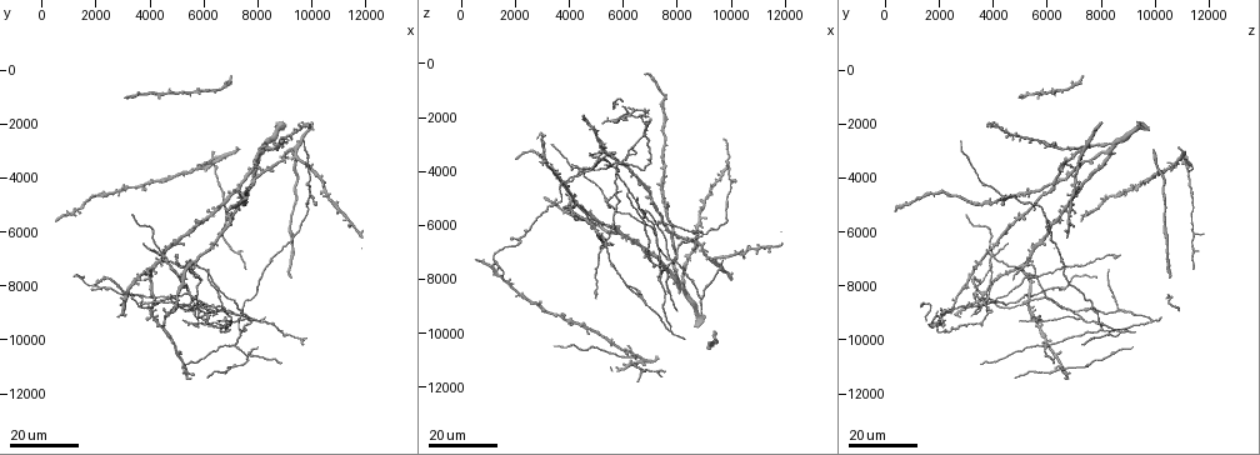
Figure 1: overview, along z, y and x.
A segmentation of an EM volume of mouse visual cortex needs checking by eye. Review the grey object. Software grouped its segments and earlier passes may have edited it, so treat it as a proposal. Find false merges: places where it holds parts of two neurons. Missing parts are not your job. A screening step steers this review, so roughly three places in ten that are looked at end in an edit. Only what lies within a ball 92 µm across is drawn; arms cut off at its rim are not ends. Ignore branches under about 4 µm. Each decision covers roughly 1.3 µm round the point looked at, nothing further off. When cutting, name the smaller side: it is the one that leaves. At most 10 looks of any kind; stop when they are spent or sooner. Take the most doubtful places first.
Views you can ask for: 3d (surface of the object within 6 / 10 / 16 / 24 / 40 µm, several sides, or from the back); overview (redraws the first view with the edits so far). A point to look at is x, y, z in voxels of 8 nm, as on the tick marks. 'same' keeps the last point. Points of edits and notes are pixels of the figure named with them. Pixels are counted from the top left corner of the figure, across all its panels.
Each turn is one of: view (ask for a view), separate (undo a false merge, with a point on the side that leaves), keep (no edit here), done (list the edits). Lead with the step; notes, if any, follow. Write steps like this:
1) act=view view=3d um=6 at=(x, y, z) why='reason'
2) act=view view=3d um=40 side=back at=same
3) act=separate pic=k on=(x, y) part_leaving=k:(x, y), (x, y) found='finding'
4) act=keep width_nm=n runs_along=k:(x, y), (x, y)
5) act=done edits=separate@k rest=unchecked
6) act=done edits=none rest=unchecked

act=view view=3d um=16 at=(5500, 7300, 5000) why='four arms meet'

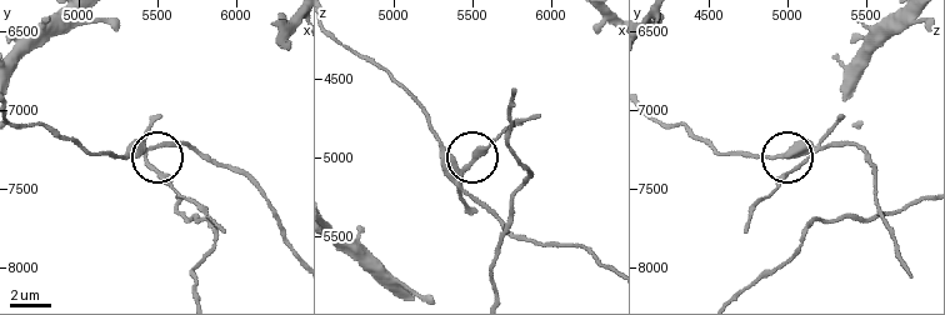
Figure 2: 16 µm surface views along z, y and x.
act=view view=3d um=6 at=(5440, 7320, 5100)

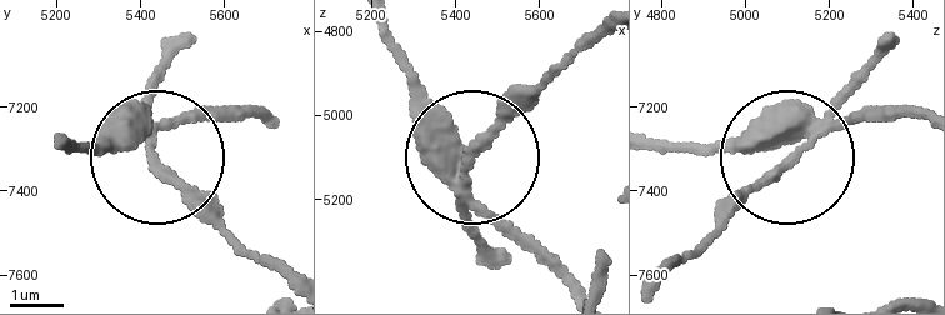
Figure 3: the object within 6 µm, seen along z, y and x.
act=separate pic=3 on=(169, 180) arms=4 part_leaving=3:(815, 128), (658, 285) found='two neurons meet here'

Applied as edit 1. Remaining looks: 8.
act=view view=3d um=24 at=(4500, 6900, 4000) why='looks like a crossing'

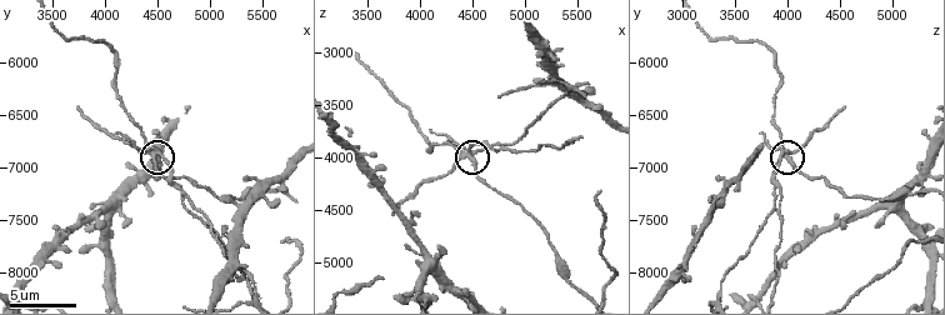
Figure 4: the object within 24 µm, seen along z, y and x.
act=view view=3d um=6 at=(4480, 6840, 4000) why='zoom in'

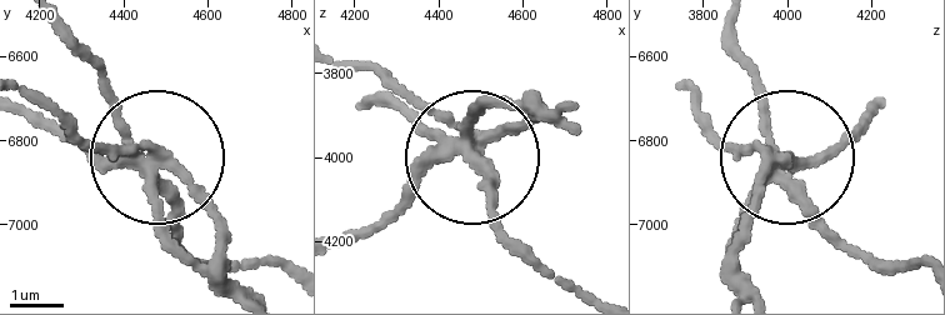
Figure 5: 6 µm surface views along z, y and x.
act=separate pic=5 on=(163, 234) part_leaving=5:(136, 168), (176, 244), (226, 285) found='a second neuron is stuck on'

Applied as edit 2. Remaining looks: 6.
act=view view=3d um=16 at=(3700, 8700, 4400) why='sudden change in width'

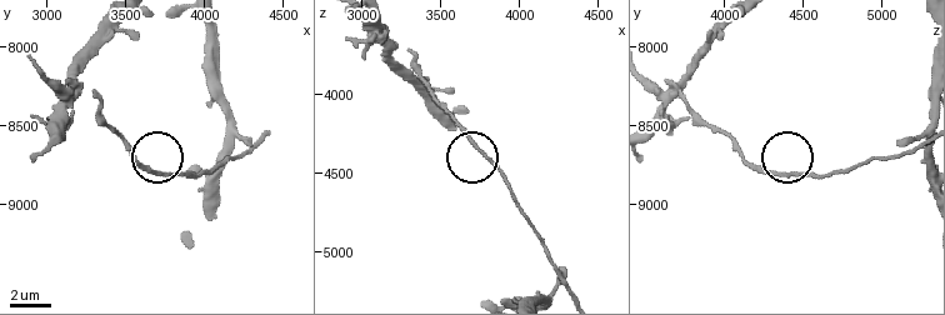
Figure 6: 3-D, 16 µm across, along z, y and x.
act=view view=3d um=10 at=(3720, 8820, 4340)

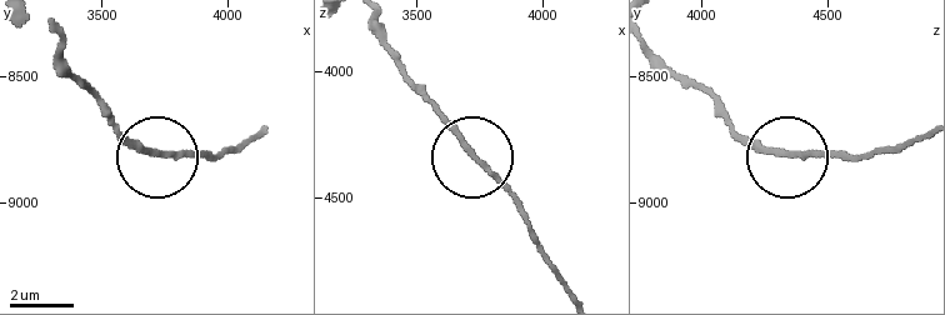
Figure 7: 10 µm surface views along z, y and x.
act=keep runs_along=7:(923, 135), (858, 154), (769, 154), (731, 124) found='one neuron here'

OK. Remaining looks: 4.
act=view view=3d um=16 at=(6800, 8900, 8600) why='small branch off a trunk'

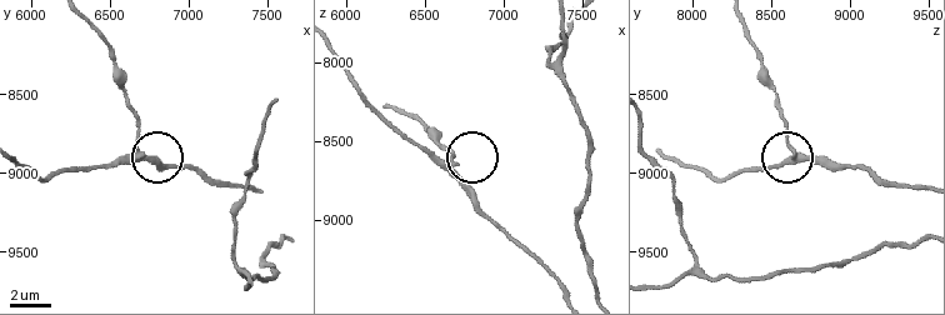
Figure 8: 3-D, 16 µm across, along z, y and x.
act=view view=3d um=10 at=(6700, 8900, 8700)

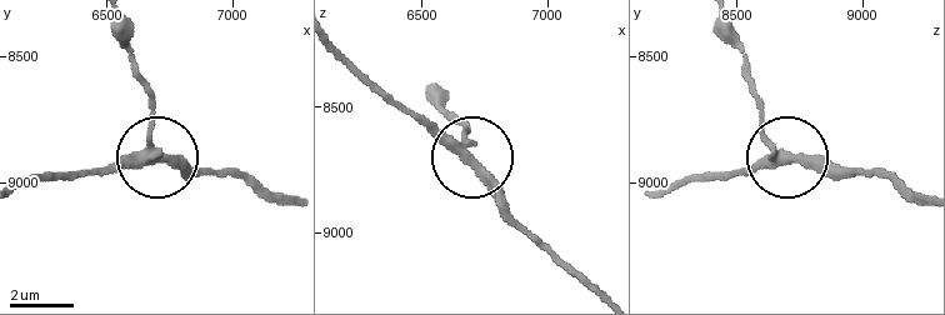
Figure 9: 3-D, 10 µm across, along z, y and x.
act=separate pic=9 on=(149, 104) width_nm=280 found='two neurons meet here'

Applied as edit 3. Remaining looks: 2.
act=done edits=separate@3,separate@5,separate@9 rest=unchecked

